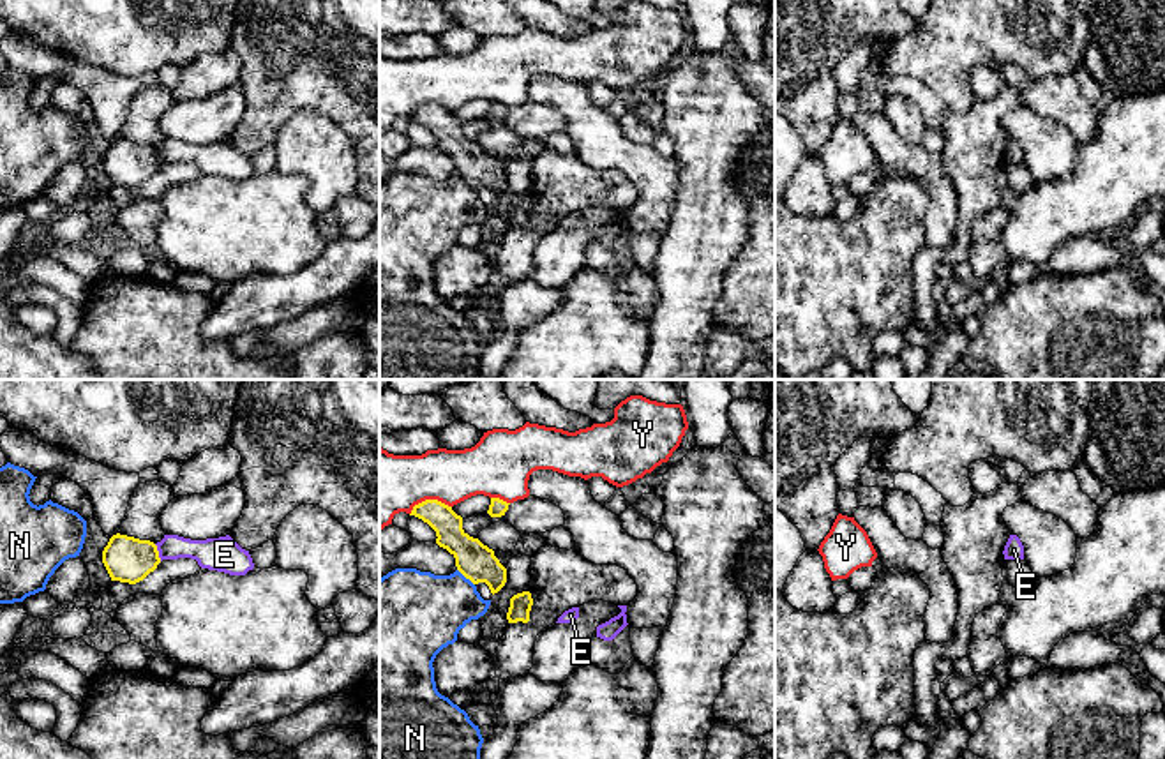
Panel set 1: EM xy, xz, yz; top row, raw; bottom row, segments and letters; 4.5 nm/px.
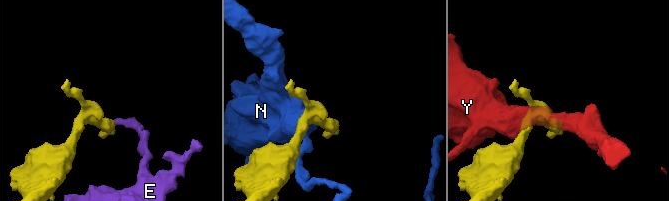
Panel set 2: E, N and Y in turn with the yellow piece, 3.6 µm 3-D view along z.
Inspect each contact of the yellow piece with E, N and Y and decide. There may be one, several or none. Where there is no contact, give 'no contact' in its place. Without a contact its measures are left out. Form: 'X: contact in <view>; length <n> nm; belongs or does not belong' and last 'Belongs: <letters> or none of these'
E: contact in xy; length 90 nm; does not belong
N: contact in xz; length 110 nm; does not belong
Y: contact in xz; length 200 nm; does not belong
Belongs: none of these

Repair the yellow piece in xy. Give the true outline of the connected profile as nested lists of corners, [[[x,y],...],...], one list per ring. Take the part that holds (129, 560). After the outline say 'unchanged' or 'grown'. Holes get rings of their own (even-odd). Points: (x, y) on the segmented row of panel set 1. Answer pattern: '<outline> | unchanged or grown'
[[[113,535],[102,551],[111,581],[136,584],[161,563],[157,545],[127,535]]] | unchanged

